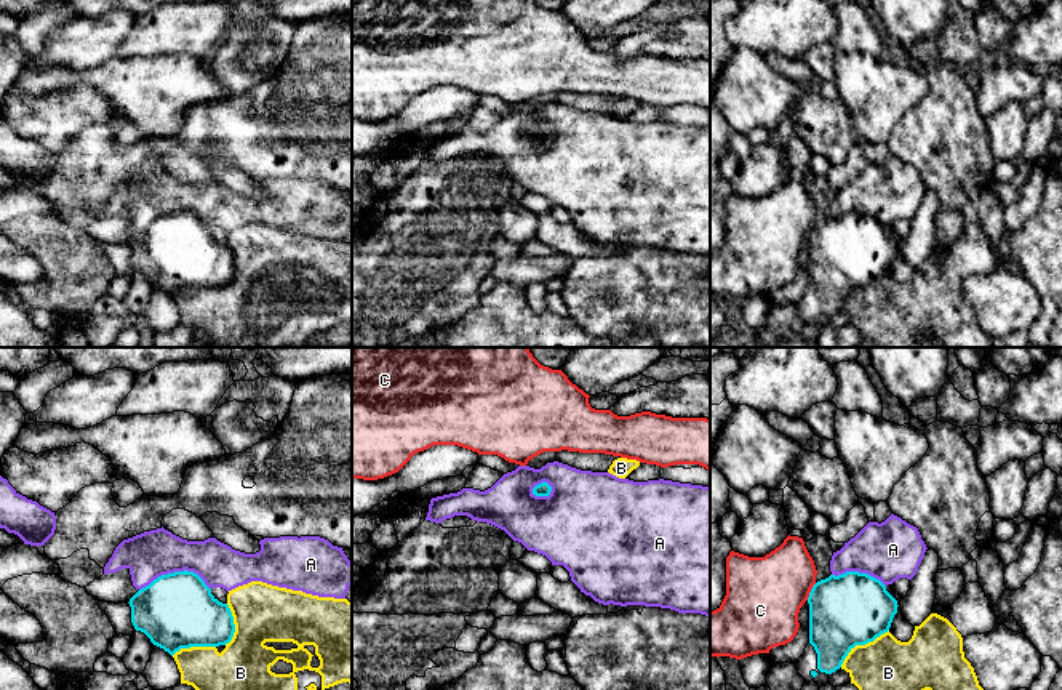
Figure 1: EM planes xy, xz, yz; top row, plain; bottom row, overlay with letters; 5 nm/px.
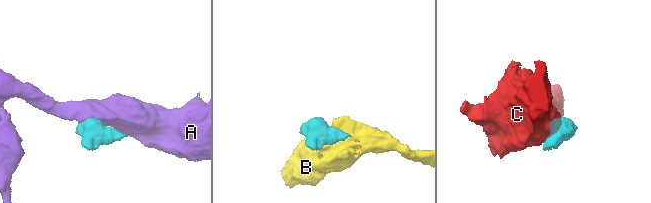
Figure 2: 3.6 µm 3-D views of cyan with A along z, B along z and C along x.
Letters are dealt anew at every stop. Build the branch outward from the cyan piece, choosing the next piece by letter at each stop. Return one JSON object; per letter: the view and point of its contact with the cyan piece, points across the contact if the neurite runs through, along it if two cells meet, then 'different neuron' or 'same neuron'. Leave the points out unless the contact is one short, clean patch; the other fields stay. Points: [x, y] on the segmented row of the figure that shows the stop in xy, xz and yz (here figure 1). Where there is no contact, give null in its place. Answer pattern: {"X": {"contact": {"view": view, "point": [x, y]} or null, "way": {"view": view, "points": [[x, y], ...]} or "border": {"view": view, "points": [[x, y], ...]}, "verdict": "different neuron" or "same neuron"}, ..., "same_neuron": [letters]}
{"A": {"contact": {"view": "xy", "point": [175, 572]}, "border": {"view": "xy", "points": [[210, 588], [195, 573], [175, 570], [159, 575], [139, 589]]}, "verdict": "different neuron"}, "B": {"contact": {"view": "yz", "point": [861, 644]}, "verdict": "different neuron"}, "C": {"contact": {"view": "yz", "point": [811, 591]}, "verdict": "different neuron"}, "same_neuron": []}

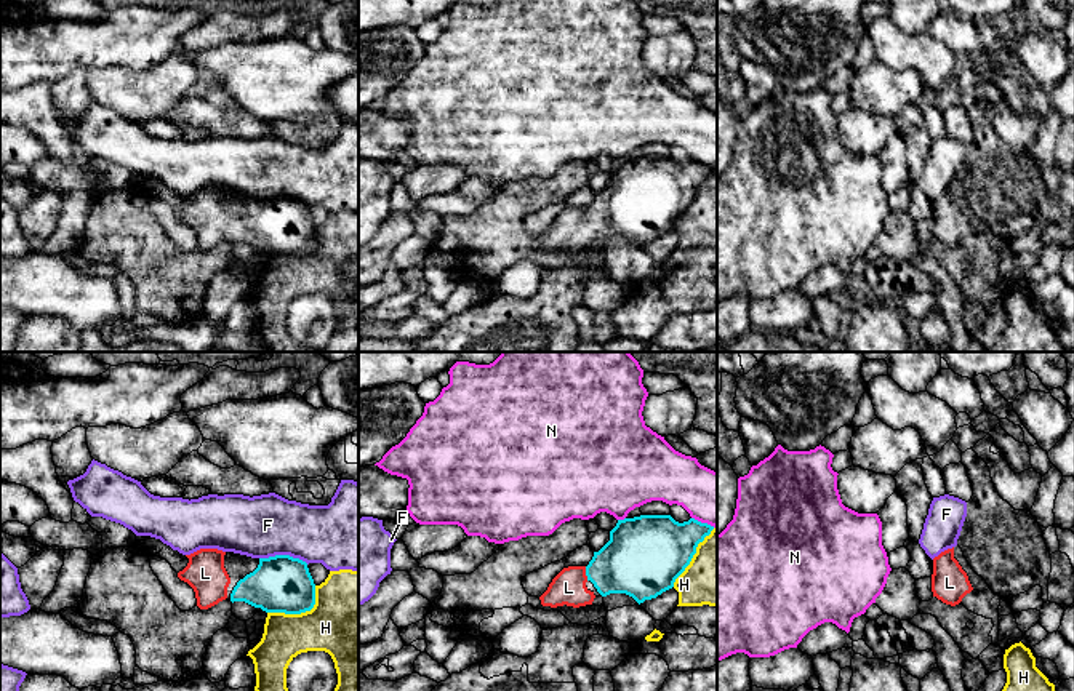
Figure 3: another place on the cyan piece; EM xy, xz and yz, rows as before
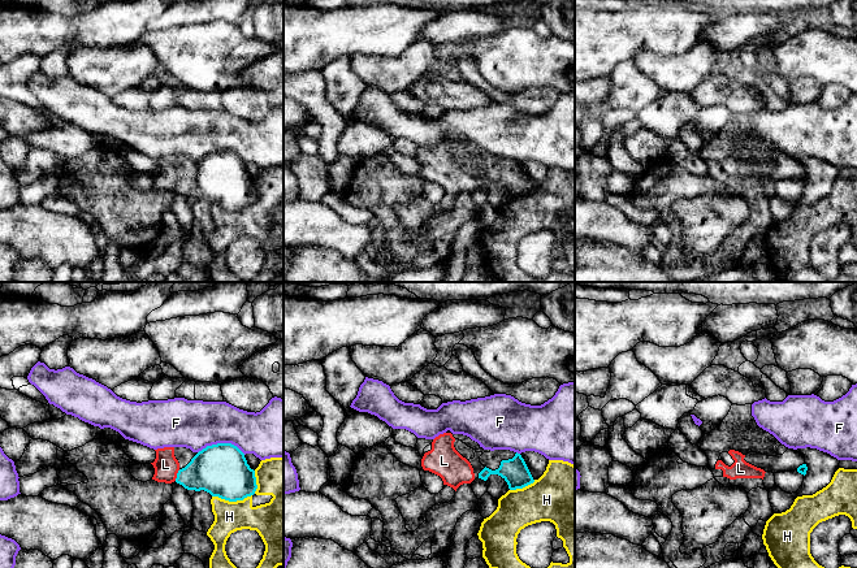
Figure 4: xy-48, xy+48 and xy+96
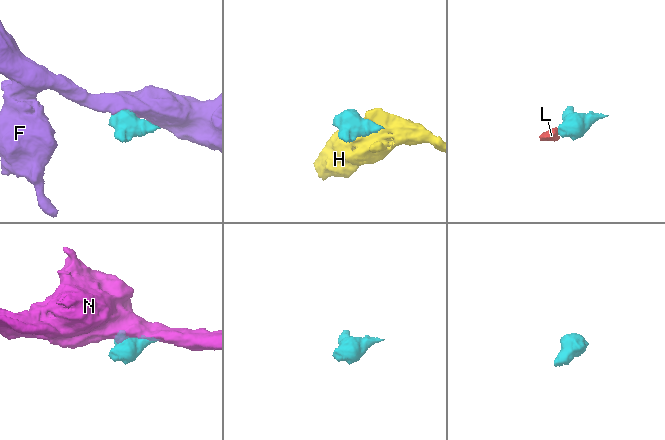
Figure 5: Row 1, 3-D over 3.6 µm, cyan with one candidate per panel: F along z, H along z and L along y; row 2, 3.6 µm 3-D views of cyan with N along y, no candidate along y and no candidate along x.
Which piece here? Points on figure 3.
{"F": {"contact": {"view": "xy", "point": [284, 555]}, "border": {"view": "xy", "points": [[260, 557], [292, 555], [308, 563]]}, "verdict": "different neuron"}, "H": {"contact": {"view": "xy", "point": [300, 613]}, "verdict": "different neuron"}, "L": {"contact": {"view": "xz", "point": [586, 573]}, "way": {"view": "xz", "points": [[634, 562], [610, 571], [586, 573], [569, 587]]}, "verdict": "same neuron"}, "N": {"contact": {"view": "xz", "point": [621, 520]}, "verdict": "different neuron"}, "same_neuron": ["L"]}

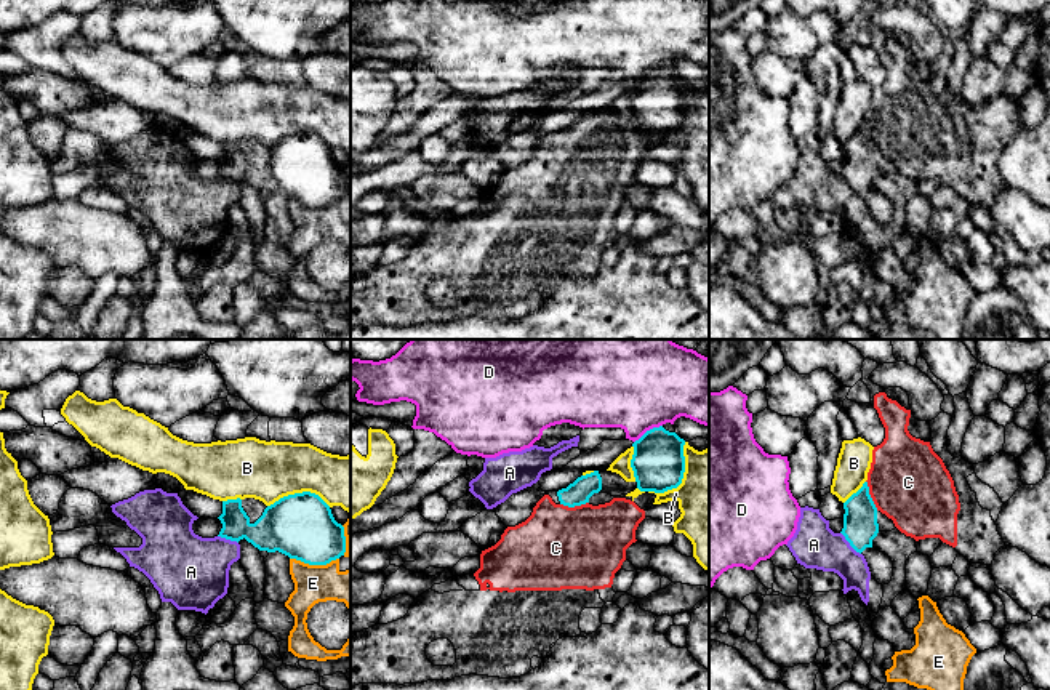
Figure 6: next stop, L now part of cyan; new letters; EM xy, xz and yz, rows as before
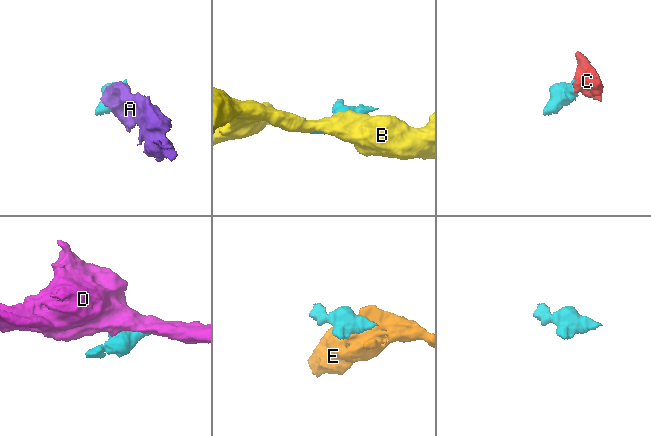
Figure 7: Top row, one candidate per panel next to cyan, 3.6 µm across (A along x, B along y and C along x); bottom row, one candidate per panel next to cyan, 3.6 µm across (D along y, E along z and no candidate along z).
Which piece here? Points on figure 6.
{"A": {"contact": {"view": "yz", "point": [849, 541]}, "border": {"view": "yz", "points": [[841, 532], [860, 554]]}, "verdict": "different neuron"}, "B": {"contact": {"view": "xz", "point": [682, 477]}, "border": {"view": "xz", "points": [[685, 442], [682, 481], [663, 492], [649, 492]]}, "verdict": "different neuron"}, "C": {"contact": {"view": "yz", "point": [869, 495]}, "way": {"view": "yz", "points": [[860, 521], [860, 509], [869, 495], [908, 482]]}, "verdict": "same neuron"}, "D": {"contact": {"view": "xz", "point": [647, 431]}, "verdict": "different neuron"}, "E": {"contact": {"view": "xy", "point": [314, 564]}, "verdict": "different neuron"}, "same_neuron": ["C"]}

